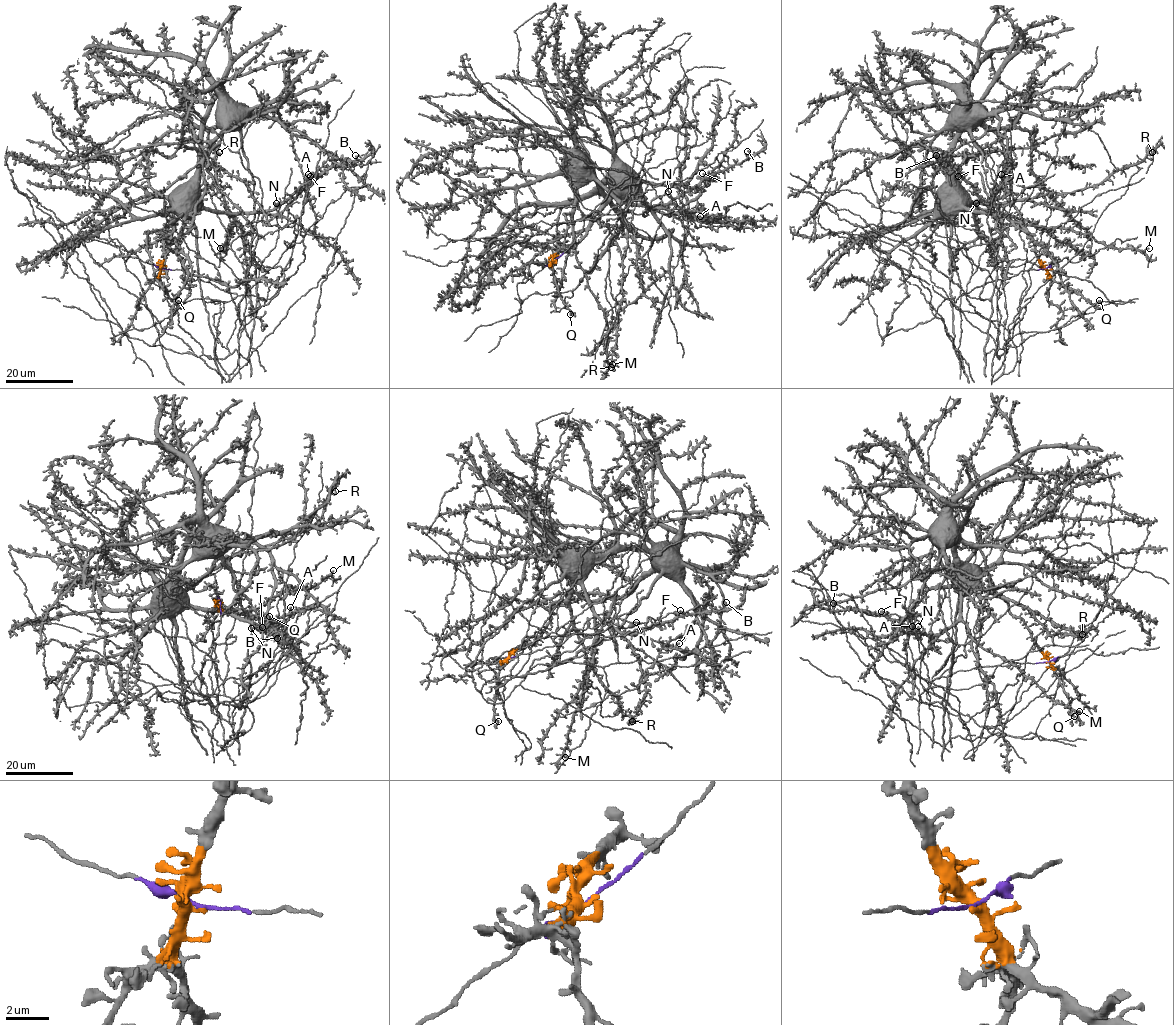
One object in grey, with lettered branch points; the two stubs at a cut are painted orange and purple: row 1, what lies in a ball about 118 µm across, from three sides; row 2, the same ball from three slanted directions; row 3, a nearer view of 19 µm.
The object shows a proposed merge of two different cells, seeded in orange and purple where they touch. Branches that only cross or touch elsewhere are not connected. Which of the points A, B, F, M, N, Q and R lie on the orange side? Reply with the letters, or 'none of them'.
A, B, F, M, N, Q, R

